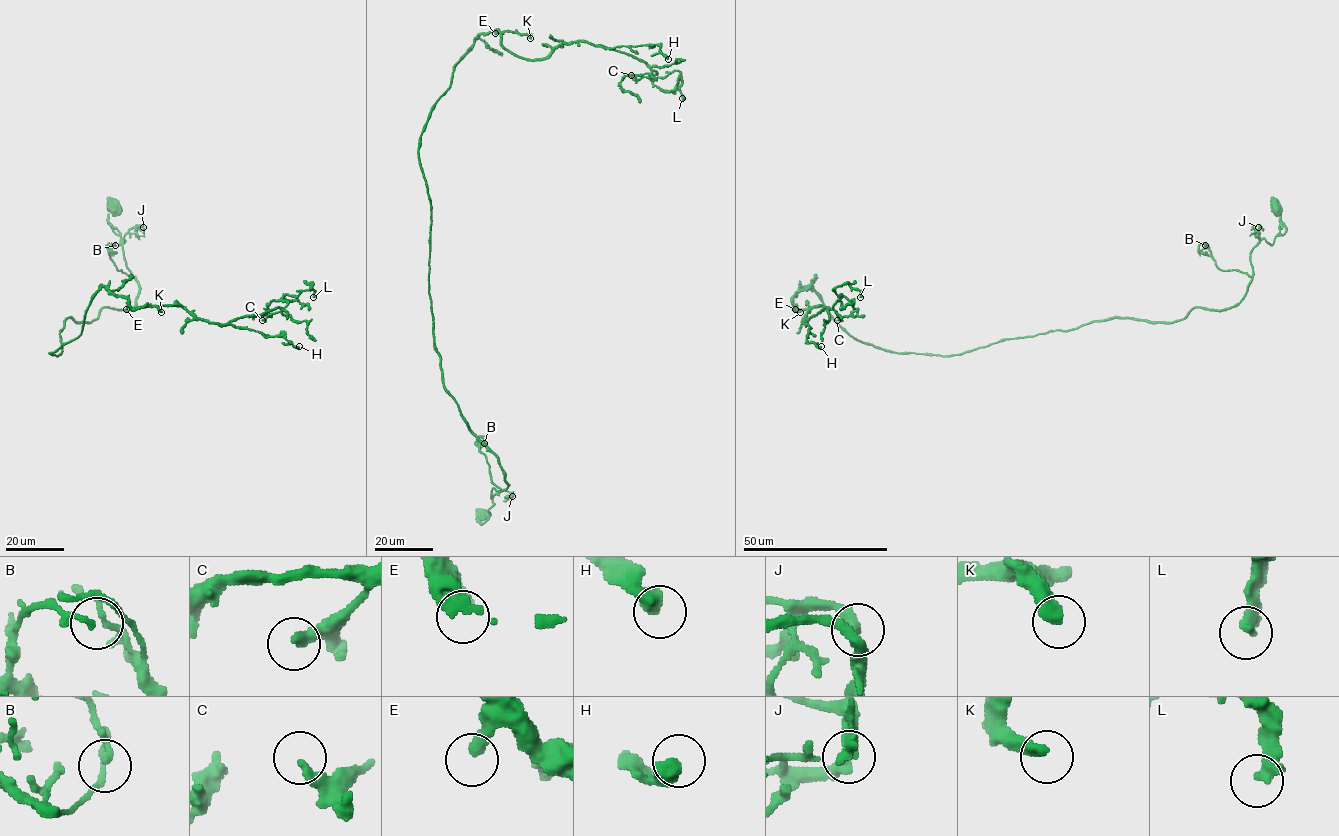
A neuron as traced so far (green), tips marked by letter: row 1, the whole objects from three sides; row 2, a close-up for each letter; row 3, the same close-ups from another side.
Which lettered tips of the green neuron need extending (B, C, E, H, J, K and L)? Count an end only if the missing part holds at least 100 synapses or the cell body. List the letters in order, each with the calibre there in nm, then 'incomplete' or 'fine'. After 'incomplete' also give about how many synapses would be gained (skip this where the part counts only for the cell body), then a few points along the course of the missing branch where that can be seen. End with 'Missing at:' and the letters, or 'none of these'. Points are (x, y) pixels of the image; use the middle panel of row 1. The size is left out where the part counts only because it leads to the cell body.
B: 160 nm | fine
C: 280 nm | fine
E: 360 nm | fine
H: 500 nm | fine
J: 240 nm | fine
K: 400 nm | fine
L: 360 nm | fine
Missing at: none of these

